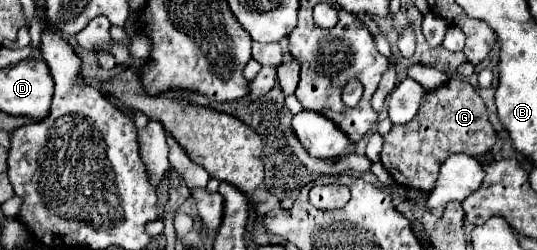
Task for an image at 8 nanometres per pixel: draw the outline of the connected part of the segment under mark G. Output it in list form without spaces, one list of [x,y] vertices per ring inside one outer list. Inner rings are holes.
[[[448,79],[444,85],[428,91],[420,103],[416,117],[406,125],[394,125],[384,135],[380,161],[398,185],[430,191],[438,177],[438,167],[454,153],[472,157],[492,149],[496,131],[488,121],[488,113],[476,87],[464,79]]]

